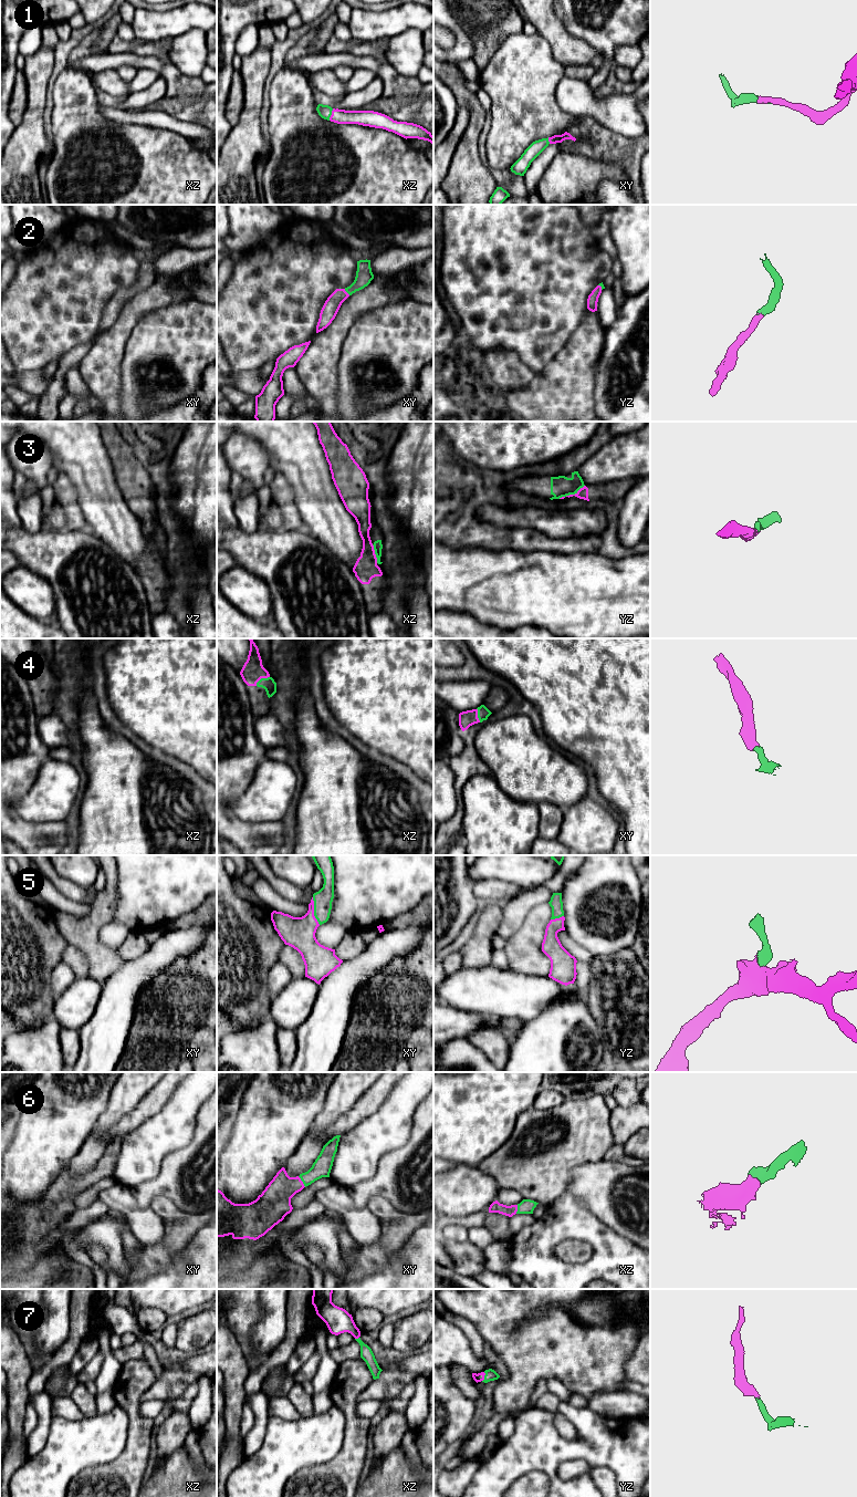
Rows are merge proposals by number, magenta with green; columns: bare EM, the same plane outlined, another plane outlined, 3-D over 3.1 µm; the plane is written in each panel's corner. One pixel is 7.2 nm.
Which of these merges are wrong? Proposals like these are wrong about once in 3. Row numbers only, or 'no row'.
3

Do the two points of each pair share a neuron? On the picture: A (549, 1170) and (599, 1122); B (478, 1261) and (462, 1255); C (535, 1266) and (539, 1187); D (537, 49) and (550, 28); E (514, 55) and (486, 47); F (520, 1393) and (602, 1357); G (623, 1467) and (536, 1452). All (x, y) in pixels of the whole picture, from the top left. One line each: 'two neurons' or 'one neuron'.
A: one neuron
B: one neuron
C: two neurons
D: two neurons
E: two neurons
F: one neuron
G: one neuron

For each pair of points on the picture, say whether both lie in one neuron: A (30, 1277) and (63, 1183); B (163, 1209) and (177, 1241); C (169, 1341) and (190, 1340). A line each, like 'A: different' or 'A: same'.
A: different
B: different
C: different

